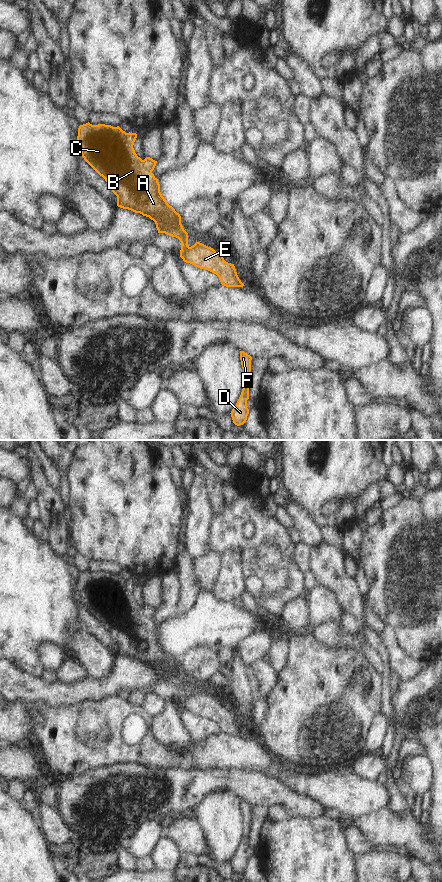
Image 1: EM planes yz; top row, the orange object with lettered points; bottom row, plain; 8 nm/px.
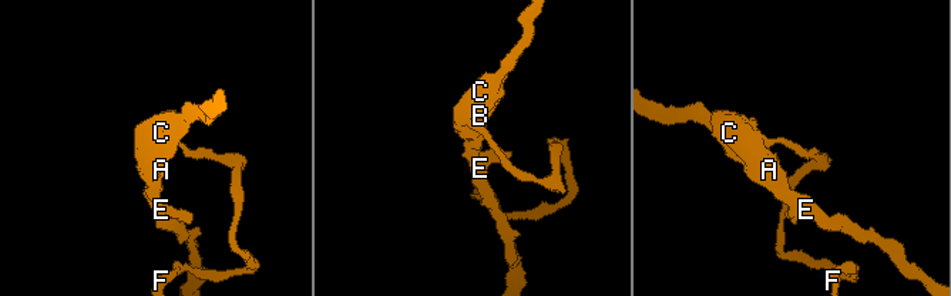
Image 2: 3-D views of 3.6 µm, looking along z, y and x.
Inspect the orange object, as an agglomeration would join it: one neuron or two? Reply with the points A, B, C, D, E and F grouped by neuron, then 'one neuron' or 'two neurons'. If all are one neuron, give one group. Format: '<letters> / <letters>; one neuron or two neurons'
A B C E / D F; two neurons

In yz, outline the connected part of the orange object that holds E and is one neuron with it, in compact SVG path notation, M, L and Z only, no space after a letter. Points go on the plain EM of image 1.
M88 570L79 574L77 592L84 608L110 633L117 644L118 655L149 665L155 670L158 681L178 686L181 690L180 705L184 710L216 722L226 735L243 735L234 712L226 710L221 701L200 690L188 694L188 681L181 672L180 662L167 651L160 640L158 627L143 614L143 608L135 601L133 593L136 586L136 581L126 581L119 574L92 573Z

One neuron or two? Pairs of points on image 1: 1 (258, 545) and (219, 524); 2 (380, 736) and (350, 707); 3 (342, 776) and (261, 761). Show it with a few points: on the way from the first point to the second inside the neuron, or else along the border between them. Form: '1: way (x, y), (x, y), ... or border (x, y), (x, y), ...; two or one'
1: way (248, 545), (241, 544), (229, 534); one
2: border (380, 712), (373, 718), (367, 733), (364, 749); two
3: way (322, 781), (300, 781), (281, 771); one

